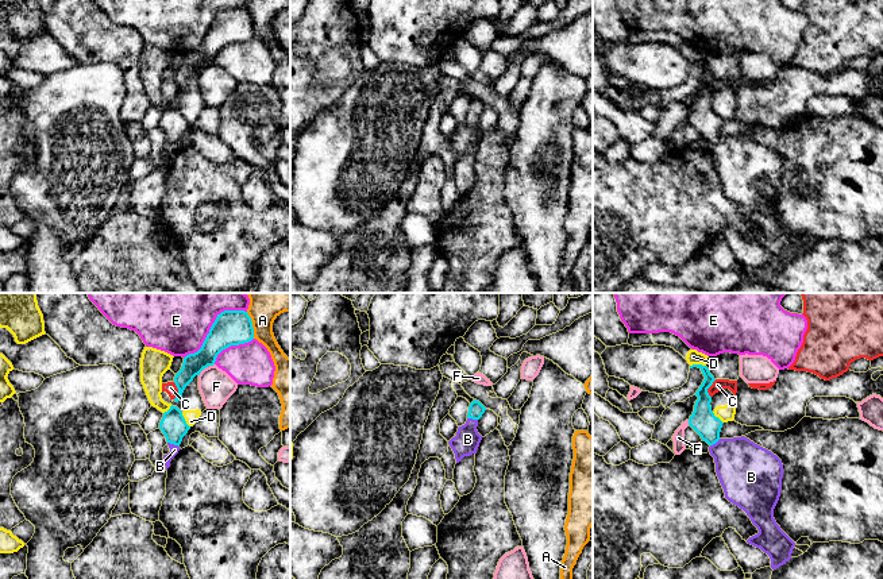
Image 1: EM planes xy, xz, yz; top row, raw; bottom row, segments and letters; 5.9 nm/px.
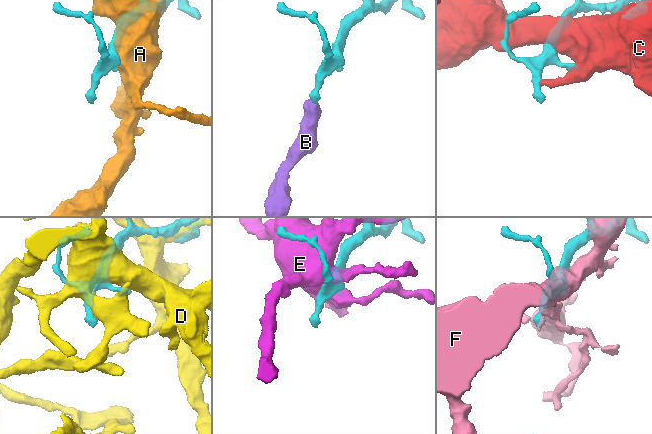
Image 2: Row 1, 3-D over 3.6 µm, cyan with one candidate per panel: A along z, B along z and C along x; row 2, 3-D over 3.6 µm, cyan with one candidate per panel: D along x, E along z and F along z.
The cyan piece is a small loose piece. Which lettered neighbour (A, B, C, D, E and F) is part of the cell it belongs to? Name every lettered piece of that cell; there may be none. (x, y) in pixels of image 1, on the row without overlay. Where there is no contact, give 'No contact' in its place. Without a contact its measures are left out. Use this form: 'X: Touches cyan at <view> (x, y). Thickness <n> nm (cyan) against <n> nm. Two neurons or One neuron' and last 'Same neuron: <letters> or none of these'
A: Touches cyan at xy (251, 23). Thickness 200 nm (cyan) against 150 nm. Two neurons
B: Touches cyan at xy (173, 141). Thickness 160 nm (cyan) against 50 nm. One neuron
C: Touches cyan at yz (708, 85). Thickness 150 nm (cyan) against 70 nm. Two neurons
D: Touches cyan at yz (697, 62). Thickness 100 nm (cyan) against 80 nm. Two neurons
E: Touches cyan at xy (212, 23). Thickness 200 nm (cyan) against 320 nm. Two neurons
F: Touches cyan at xy (201, 68). Thickness 160 nm (cyan) against 200 nm. Two neurons
Same neuron: B

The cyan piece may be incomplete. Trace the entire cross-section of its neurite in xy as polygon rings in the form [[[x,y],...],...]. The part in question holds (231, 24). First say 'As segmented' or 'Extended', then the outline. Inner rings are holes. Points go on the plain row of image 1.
As segmented. [[[224,8],[217,12],[207,32],[201,46],[184,55],[181,67],[174,74],[174,81],[178,92],[174,96],[178,100],[185,85],[193,78],[196,73],[213,63],[217,53],[231,45],[248,40],[254,36],[254,26],[251,15],[244,8]]]

